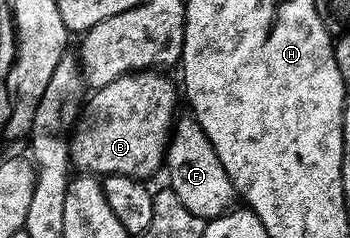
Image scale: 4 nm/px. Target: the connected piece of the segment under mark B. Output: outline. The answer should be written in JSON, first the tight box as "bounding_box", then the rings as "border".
{"bounding_box":[69,69,180,181],"border":[[[151,69],[149,71],[135,71],[124,77],[120,77],[116,81],[112,81],[112,85],[104,85],[103,87],[97,88],[93,92],[94,95],[85,100],[84,106],[78,116],[78,122],[74,124],[72,134],[69,136],[70,140],[70,162],[79,172],[89,173],[91,175],[97,175],[99,177],[105,177],[108,175],[127,175],[133,179],[140,179],[143,181],[149,180],[149,175],[154,175],[159,170],[160,172],[164,167],[164,160],[166,158],[166,147],[170,142],[171,130],[175,124],[176,113],[174,110],[178,107],[178,99],[180,103],[180,91],[174,83],[169,79],[169,74],[163,73],[158,69]]]}

